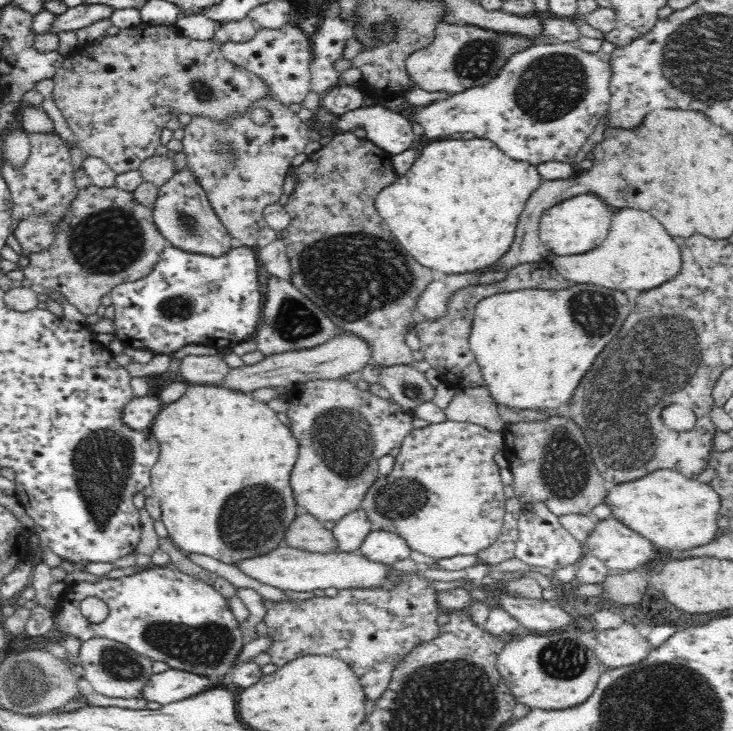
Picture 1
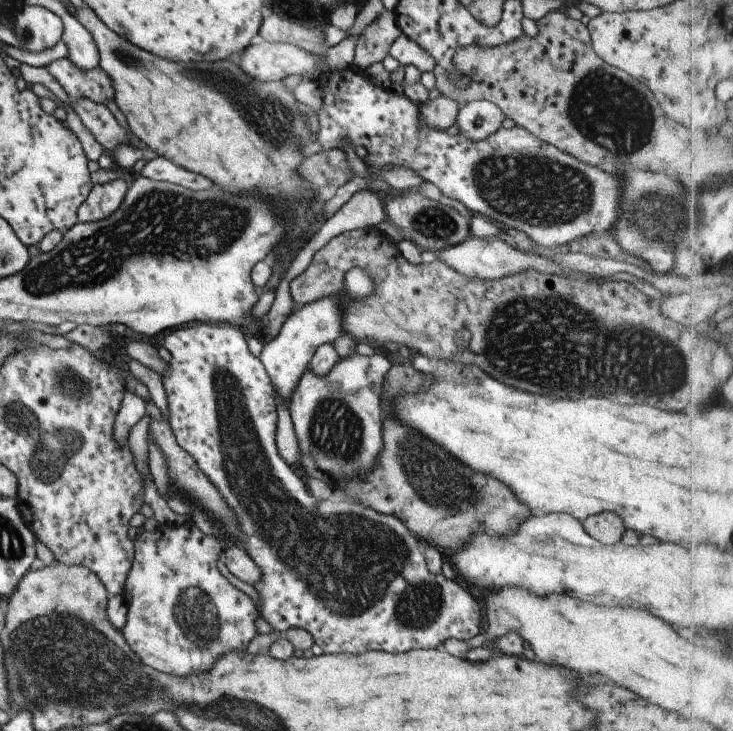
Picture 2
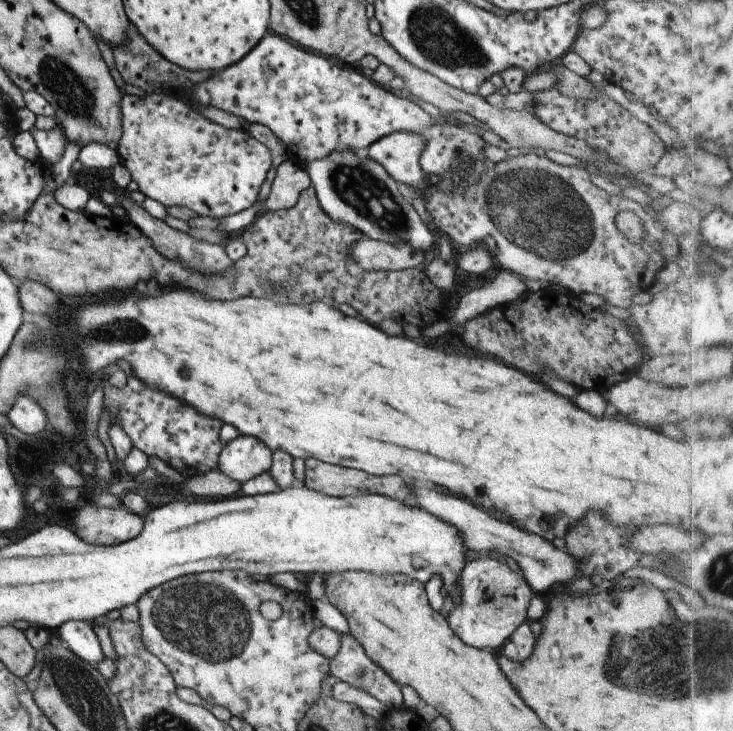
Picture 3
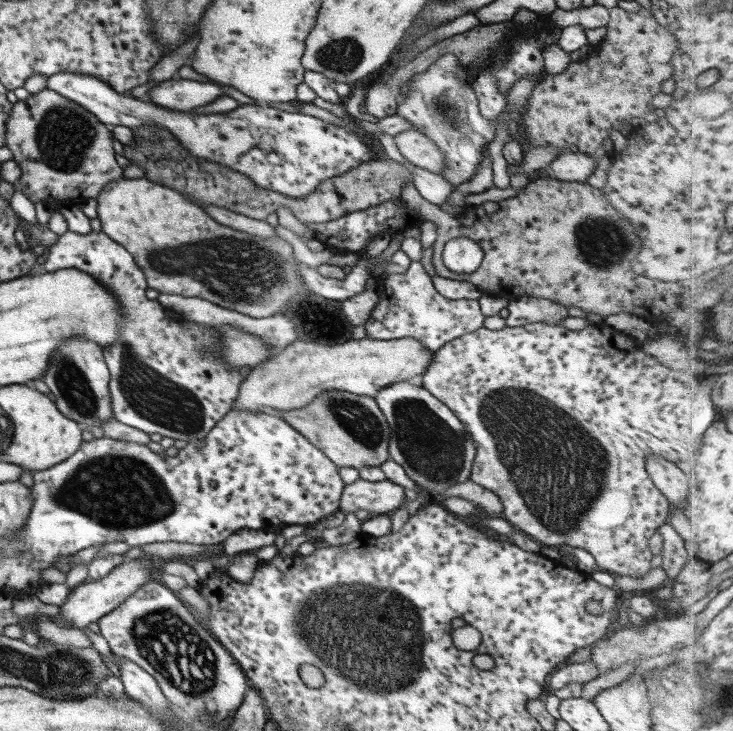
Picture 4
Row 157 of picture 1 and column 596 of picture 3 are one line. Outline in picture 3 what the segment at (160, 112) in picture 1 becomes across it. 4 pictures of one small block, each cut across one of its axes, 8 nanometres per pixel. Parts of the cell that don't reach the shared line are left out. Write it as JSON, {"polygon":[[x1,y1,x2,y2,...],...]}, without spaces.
{"polygon":[[554,86,548,90,533,92,532,96,534,96,532,112,540,122,560,134,588,142,594,150,608,154,622,168,628,168,634,172,650,171,667,151,664,142,650,126,640,121,630,111,608,97,606,93,596,98,576,100,576,98,568,98,562,92,558,92]]}

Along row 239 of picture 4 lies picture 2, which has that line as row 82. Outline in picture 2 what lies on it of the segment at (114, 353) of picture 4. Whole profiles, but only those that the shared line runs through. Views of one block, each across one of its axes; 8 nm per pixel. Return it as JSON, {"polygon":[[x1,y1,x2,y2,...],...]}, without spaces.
{"polygon":[[67,57,56,59,44,66,60,83,60,86,70,96,70,100,89,98,92,102,106,105,114,100,114,86,108,74,102,68,83,70,76,68]]}

